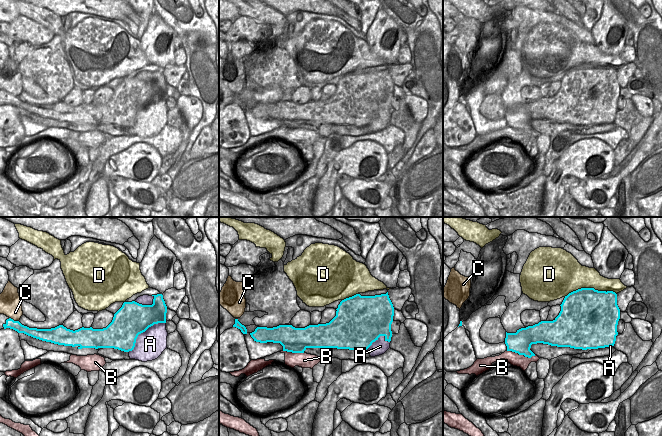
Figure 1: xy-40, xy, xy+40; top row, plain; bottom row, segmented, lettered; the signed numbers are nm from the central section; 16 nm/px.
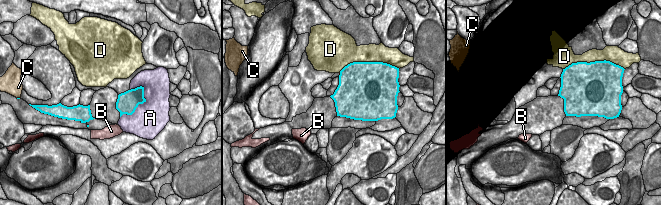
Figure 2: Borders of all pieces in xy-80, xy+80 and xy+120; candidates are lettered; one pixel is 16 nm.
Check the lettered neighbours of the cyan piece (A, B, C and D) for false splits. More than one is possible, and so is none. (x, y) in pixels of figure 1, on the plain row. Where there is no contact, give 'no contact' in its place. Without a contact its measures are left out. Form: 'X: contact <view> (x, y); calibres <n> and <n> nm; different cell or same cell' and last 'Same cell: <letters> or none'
A: contact xy-40 (143, 107); calibres 500 and 460 nm; different cell
B: contact xy+40 (521, 130); calibres 360 and 200 nm; different cell
C: contact xy-40 (13, 96); calibres 160 and 360 nm; different cell
D: contact xy+40 (584, 64); calibres 500 and 440 nm; different cell
Same cell: none

